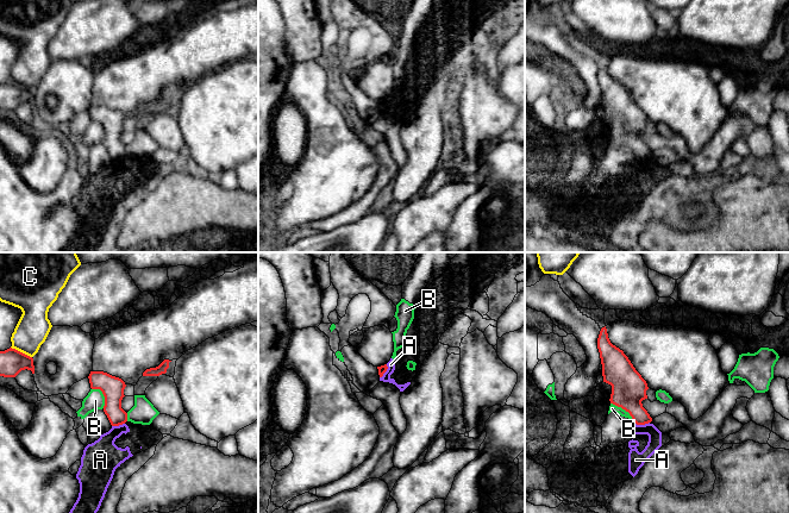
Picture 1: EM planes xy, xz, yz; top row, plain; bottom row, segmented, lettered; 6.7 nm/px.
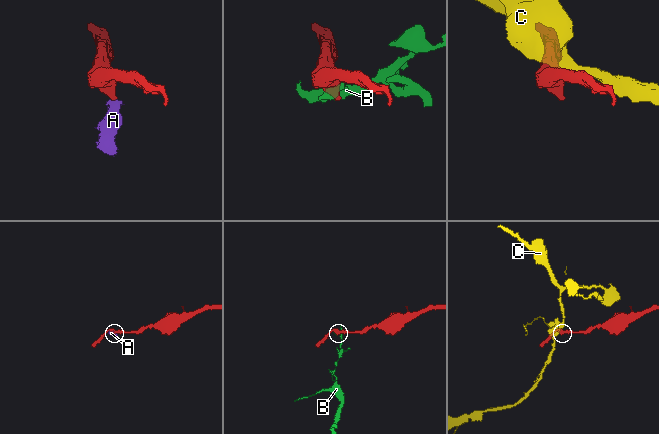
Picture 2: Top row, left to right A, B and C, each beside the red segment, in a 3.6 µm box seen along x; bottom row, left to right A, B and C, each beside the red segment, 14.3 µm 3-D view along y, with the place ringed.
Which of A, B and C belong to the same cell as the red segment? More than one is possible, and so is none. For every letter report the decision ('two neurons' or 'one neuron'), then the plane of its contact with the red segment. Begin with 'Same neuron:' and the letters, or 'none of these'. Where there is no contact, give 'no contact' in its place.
Same neuron: none of these
A: two neurons; contact in yz
B: two neurons; contact in xy
C: two neurons; contact in xy

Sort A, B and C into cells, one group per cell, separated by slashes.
A / B / C

